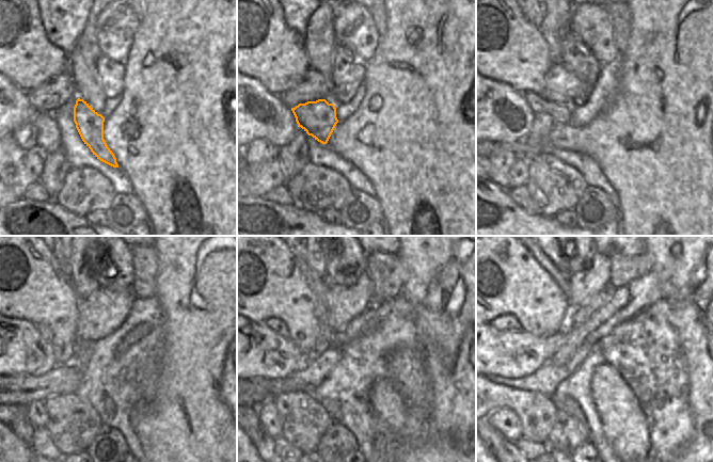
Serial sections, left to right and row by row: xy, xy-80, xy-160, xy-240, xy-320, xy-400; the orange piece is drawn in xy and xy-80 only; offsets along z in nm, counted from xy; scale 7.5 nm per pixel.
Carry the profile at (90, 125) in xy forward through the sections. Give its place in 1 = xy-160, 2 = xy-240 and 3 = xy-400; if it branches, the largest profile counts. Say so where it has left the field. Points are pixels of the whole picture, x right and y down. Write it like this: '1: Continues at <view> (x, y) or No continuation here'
1: Continues at xy-160 (560, 113)
2: Continues at xy-240 (46, 333)
3: Continues at xy-400 (507, 322).

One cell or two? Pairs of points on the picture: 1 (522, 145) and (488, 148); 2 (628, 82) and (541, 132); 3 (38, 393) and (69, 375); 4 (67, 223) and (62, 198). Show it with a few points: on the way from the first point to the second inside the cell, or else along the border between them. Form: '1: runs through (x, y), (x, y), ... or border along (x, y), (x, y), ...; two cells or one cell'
1: runs through (513, 146), (496, 146); one cell
2: border along (554, 125), (548, 137), (548, 147); two cells
3: runs through (46, 385), (62, 380); one cell
4: border along (53, 201), (83, 217); two cells

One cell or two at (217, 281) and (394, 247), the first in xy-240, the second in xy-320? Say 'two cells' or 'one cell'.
two cells

